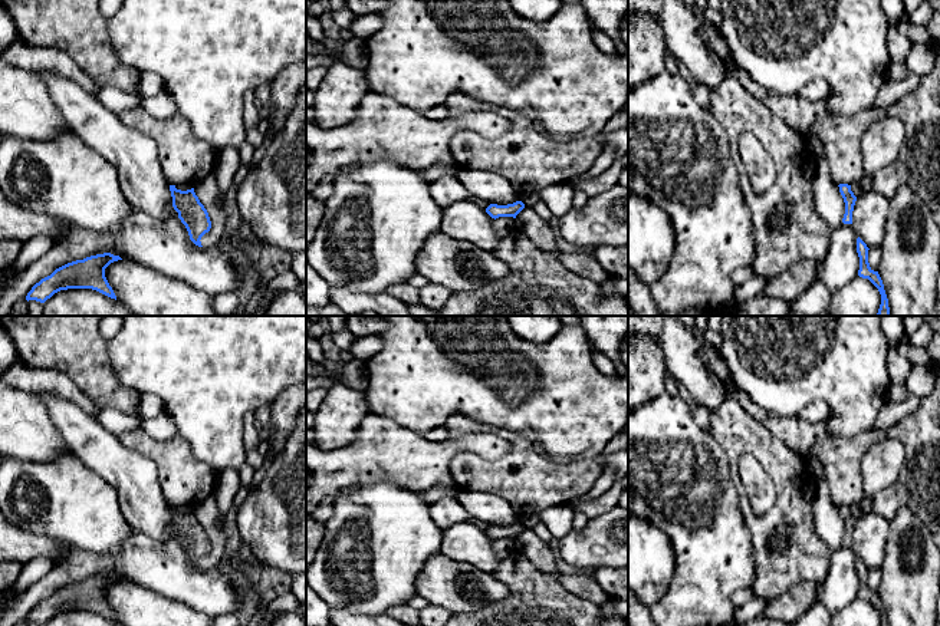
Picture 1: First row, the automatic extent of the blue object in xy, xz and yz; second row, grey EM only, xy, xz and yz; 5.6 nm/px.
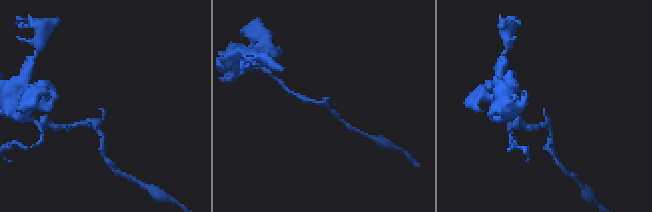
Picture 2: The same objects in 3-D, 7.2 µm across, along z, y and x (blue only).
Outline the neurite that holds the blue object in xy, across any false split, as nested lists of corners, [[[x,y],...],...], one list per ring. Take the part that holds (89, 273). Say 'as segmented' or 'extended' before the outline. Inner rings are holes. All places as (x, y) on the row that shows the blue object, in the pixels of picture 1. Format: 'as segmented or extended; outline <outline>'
as segmented; outline [[[103,253],[68,263],[36,283],[27,293],[26,300],[45,303],[55,293],[68,289],[92,289],[116,300],[105,277],[105,268],[118,260],[122,258],[111,253]]]

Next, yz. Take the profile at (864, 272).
as segmented; outline [[[858,237],[857,238],[857,253],[860,257],[858,276],[862,279],[868,279],[878,289],[878,291],[881,294],[881,304],[880,304],[877,316],[890,316],[888,299],[887,299],[887,294],[884,290],[884,284],[883,284],[883,280],[881,280],[878,271],[874,271],[870,267],[868,250],[870,248],[867,247],[867,244]]]

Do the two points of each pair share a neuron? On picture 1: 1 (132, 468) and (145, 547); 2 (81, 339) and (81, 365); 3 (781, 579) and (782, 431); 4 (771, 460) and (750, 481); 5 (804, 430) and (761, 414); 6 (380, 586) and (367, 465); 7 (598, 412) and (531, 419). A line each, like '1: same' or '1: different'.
1: different
2: same
3: different
4: different
5: same
6: different
7: same

